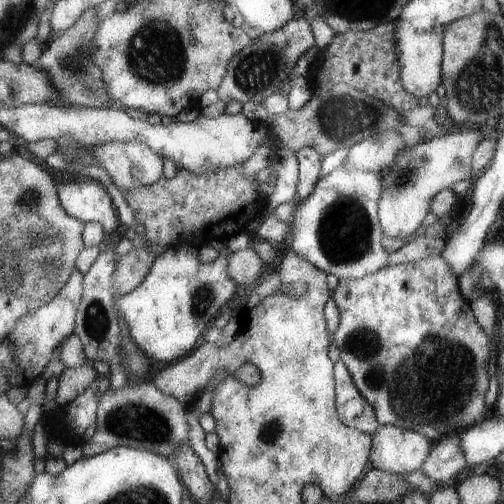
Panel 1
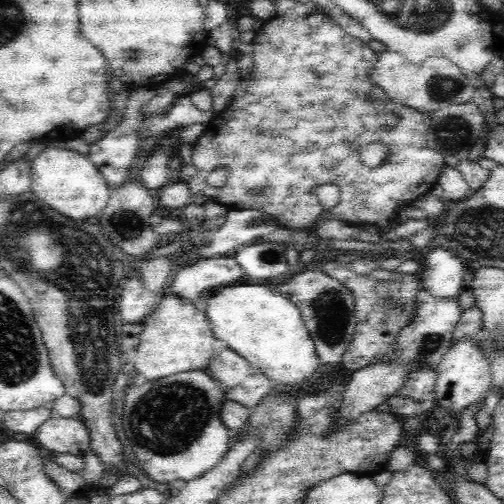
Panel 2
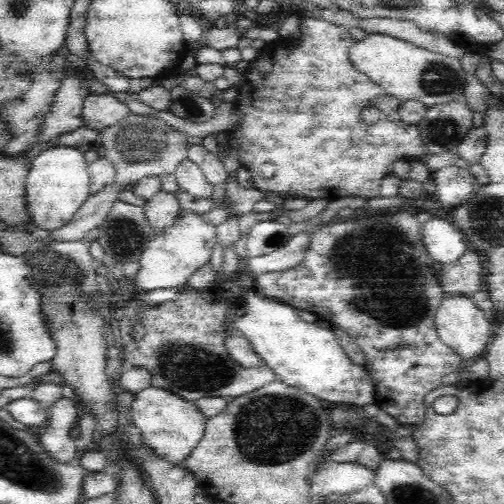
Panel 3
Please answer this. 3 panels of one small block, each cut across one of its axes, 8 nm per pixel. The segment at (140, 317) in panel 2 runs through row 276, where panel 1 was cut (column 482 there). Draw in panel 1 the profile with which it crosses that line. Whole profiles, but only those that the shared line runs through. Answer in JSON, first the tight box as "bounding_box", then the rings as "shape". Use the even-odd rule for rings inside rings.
{"bounding_box":[377,130,487,238],"shape":[[[463,130],[463,132],[445,132],[439,138],[431,138],[429,142],[421,140],[411,148],[403,148],[381,174],[385,182],[385,190],[377,200],[377,222],[383,238],[407,238],[429,214],[431,198],[441,190],[451,190],[455,182],[471,180],[471,152],[475,146],[487,136],[481,130]]]}

